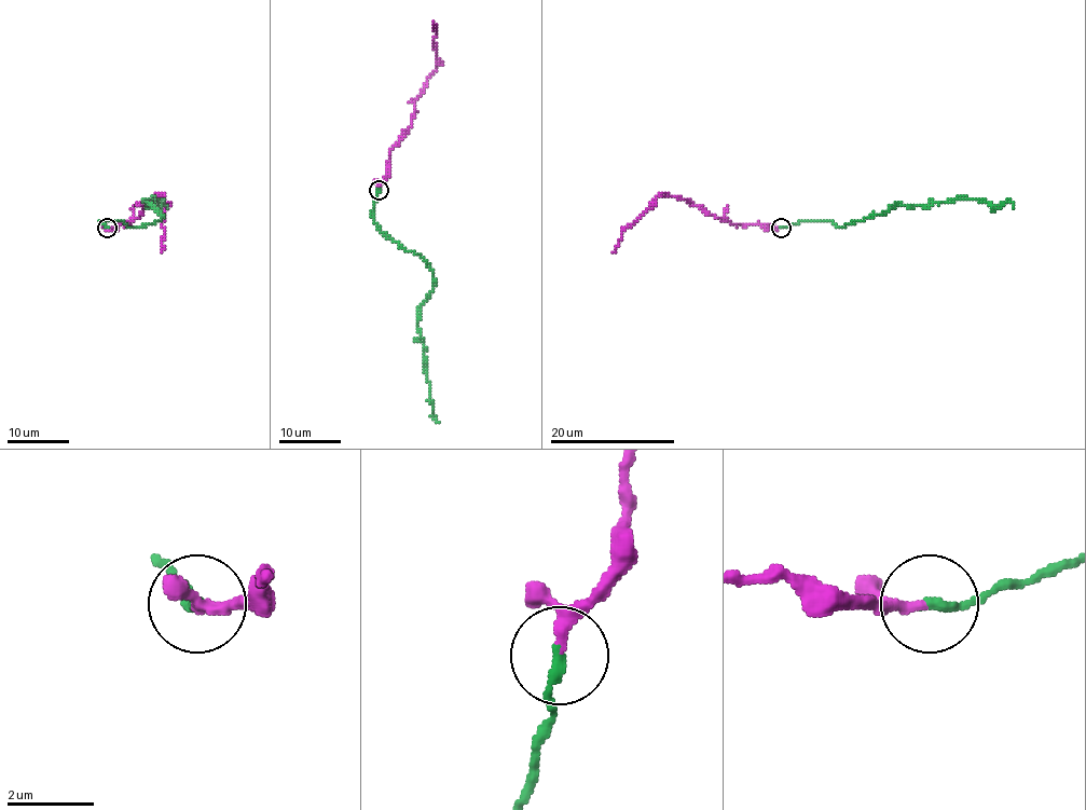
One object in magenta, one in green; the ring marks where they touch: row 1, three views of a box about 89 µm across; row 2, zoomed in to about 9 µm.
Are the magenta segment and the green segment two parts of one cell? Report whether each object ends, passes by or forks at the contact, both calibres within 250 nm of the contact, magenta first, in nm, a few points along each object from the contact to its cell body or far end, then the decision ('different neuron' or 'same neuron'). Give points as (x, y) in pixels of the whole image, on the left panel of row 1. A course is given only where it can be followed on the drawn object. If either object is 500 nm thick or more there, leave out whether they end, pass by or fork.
magenta passes by | green ends | 180/240 nm | magenta via (106, 228), (124, 224), (138, 216), (141, 205), (161, 193), (165, 198), (161, 252) | green via (106, 228), (101, 220), (143, 227), (162, 219), (150, 203), (147, 206), (150, 207), (154, 198), (166, 207) | same neuron

